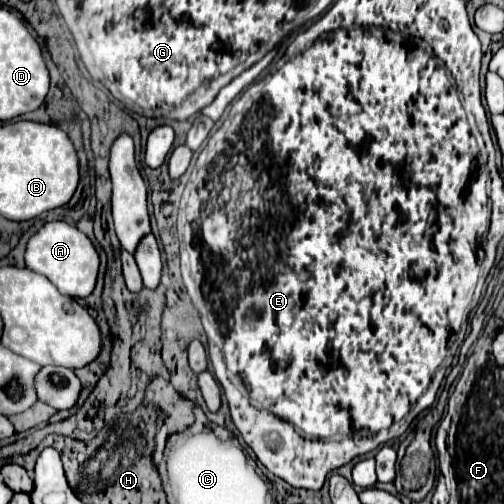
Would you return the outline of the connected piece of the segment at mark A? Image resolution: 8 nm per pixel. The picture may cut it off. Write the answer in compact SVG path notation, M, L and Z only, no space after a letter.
M51 221L43 225L27 243L25 263L35 273L45 275L63 295L71 295L75 299L85 299L93 293L97 275L99 275L99 253L91 239L81 233L75 225L67 221Z

